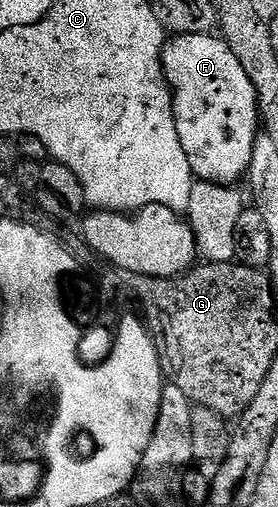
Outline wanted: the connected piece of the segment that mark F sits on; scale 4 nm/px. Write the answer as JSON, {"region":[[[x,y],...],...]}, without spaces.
{"region":[[[180,33],[171,36],[162,49],[162,69],[166,72],[166,82],[170,85],[170,92],[174,95],[174,118],[176,119],[176,131],[180,135],[180,143],[184,147],[184,155],[188,155],[188,163],[192,167],[195,178],[199,181],[211,181],[217,185],[229,186],[238,176],[245,174],[252,163],[252,147],[254,140],[260,135],[260,114],[258,112],[258,96],[252,87],[252,79],[244,75],[244,67],[240,67],[240,59],[232,55],[230,48],[226,46],[221,36],[208,33]]]}

